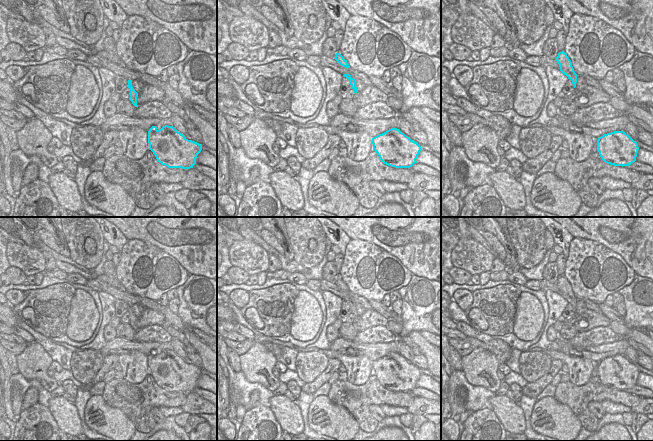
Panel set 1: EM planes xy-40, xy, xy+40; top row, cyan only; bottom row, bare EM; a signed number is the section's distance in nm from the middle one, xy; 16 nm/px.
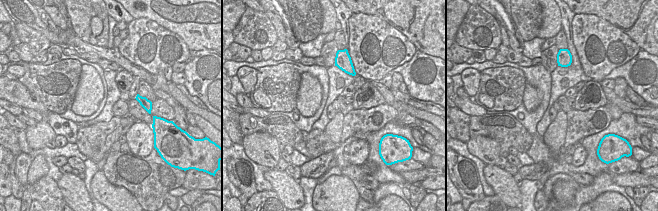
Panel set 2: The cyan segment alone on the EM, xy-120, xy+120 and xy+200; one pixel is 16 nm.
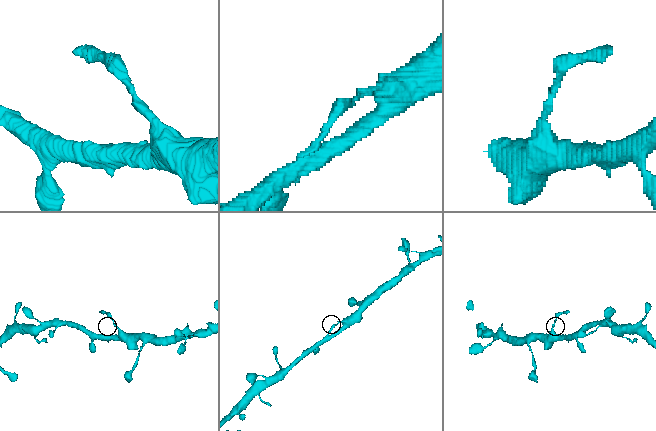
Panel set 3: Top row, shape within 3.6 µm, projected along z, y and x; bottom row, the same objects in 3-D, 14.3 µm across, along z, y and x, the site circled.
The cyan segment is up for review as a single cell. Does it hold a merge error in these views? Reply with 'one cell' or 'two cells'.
two cells

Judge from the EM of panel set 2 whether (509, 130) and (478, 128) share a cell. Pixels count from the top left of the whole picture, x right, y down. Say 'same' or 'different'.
same

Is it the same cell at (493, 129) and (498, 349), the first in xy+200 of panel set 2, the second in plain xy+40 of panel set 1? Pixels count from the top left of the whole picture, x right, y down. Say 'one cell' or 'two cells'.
one cell

